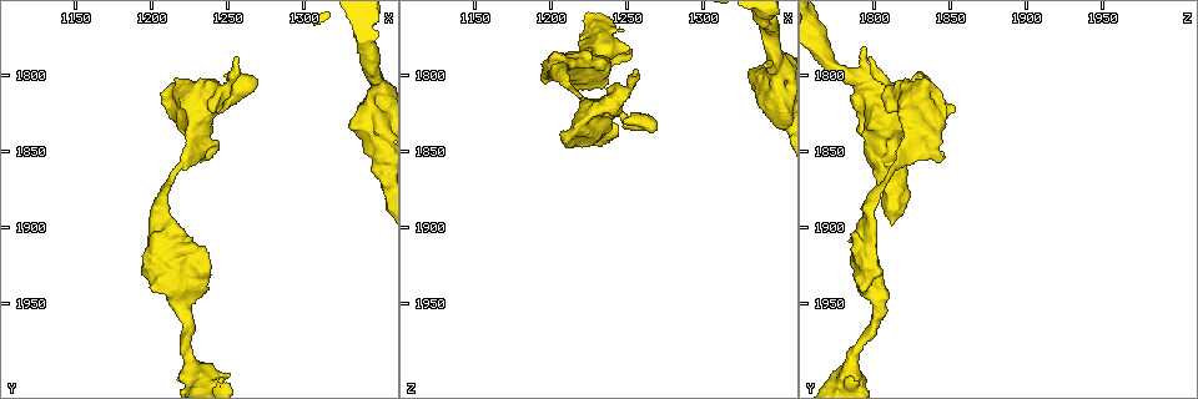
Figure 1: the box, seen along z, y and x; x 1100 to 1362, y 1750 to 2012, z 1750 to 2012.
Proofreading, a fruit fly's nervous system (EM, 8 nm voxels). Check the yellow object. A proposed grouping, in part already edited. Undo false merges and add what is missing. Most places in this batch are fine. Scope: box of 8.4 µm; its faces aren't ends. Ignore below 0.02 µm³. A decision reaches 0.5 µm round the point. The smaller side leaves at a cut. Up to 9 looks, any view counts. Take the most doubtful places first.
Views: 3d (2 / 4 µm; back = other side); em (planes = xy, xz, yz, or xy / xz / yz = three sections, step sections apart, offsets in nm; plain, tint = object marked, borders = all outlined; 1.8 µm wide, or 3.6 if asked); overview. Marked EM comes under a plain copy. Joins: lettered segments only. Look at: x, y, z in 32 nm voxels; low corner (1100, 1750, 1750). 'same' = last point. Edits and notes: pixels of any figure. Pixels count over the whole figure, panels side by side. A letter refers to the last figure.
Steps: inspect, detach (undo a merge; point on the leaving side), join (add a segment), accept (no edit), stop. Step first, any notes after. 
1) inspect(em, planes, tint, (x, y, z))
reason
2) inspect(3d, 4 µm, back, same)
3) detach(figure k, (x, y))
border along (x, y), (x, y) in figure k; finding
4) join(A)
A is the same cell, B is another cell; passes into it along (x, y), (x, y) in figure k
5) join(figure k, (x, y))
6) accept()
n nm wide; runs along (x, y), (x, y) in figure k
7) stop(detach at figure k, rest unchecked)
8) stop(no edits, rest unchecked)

inspect(em, xz, step 4, borders, (1256, 1790, 1796))
branch stops here

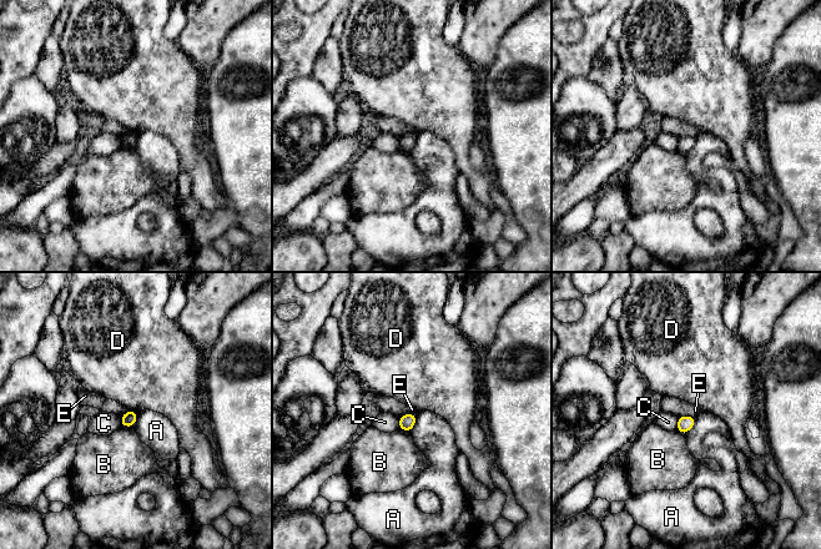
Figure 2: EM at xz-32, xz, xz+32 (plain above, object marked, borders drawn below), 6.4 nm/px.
inspect(em, planes, borders, same)

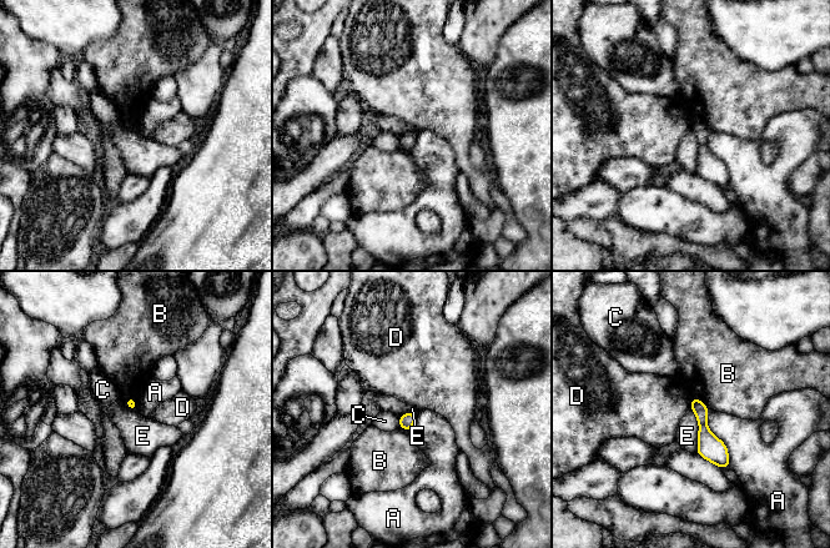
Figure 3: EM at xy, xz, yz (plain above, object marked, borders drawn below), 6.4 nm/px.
accept()
A, B, C, D and E are other cells; runs along (694, 401), (705, 440), (725, 464) in figure 3; none of them fits

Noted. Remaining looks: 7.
inspect(3d, 4 µm, (1230, 1842, 1828))
sharp bend

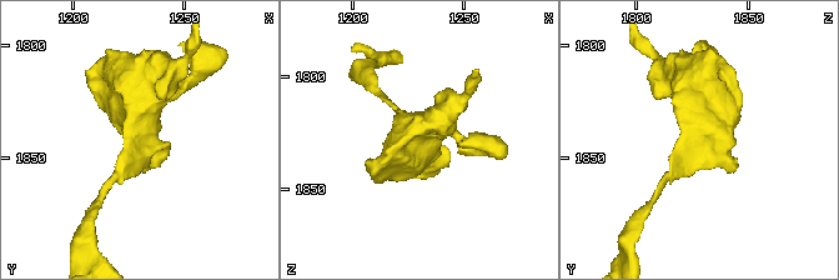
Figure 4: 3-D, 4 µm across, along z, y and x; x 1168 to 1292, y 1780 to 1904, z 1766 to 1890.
inspect(em, 3.6 µm, planes, tint, (1229, 1843, 1829))

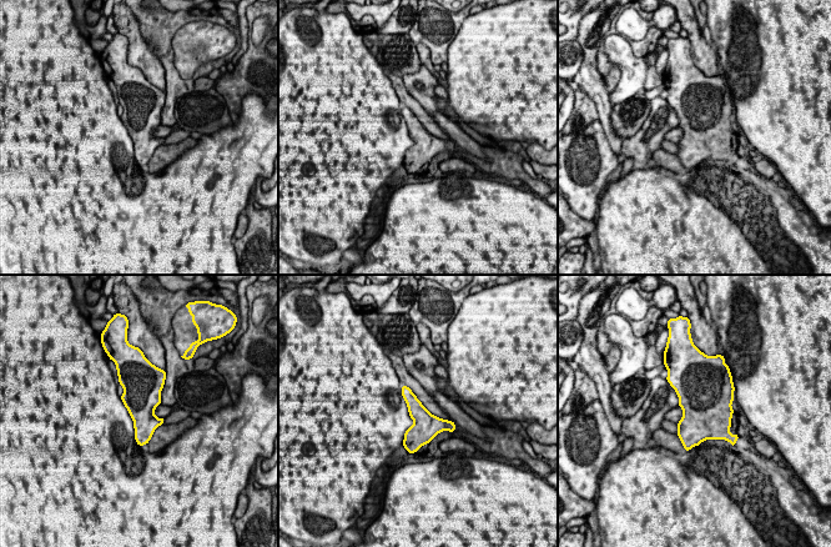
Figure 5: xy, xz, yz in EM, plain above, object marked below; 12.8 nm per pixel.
inspect(em, 3.6 µm, planes, borders, same)
what lies round it

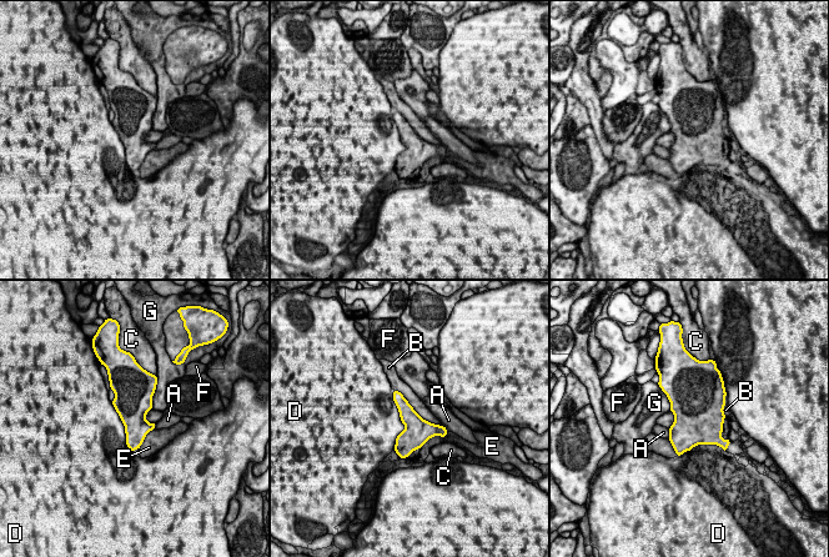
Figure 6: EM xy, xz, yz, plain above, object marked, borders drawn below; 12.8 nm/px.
accept()
A, B, C, D, E, F and G are other cells; border along (392, 390), (405, 426), (395, 448) in figure 6; continuous, no second cell

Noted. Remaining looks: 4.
inspect(3d, 4 µm, (1346, 1838, 1802))
calibre changes

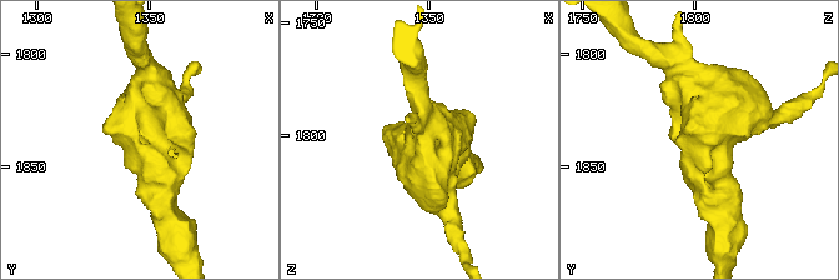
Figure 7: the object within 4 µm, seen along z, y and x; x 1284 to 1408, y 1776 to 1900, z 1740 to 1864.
inspect(em, 3.6 µm, planes, tint, (1345, 1839, 1801))
need the tissue

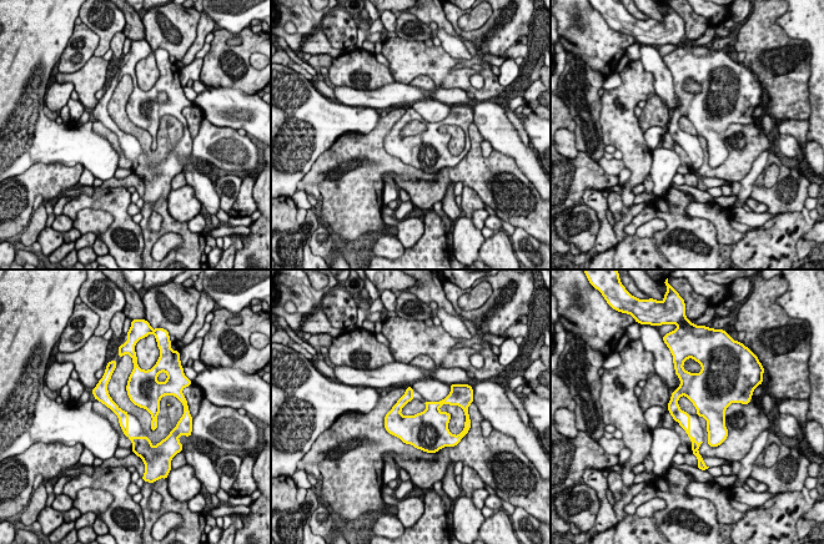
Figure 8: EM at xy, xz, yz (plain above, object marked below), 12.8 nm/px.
inspect(em, 3.6 µm, planes, borders, same)
what lies round it

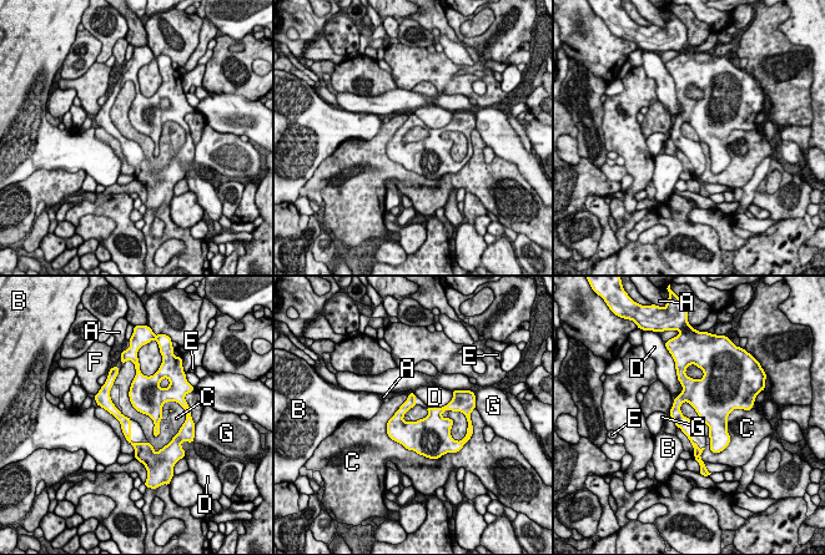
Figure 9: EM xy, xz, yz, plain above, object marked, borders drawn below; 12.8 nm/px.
accept()
A, B, C, D, E, F and G are other cells; runs along (106, 393), (127, 438), (147, 448) in figure 9; one cell here

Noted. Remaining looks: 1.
stop(no edits, rest unchecked)

